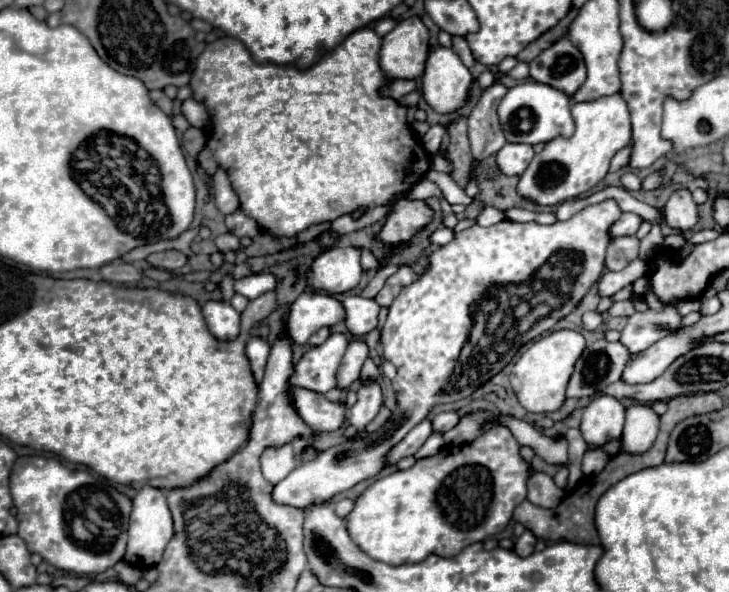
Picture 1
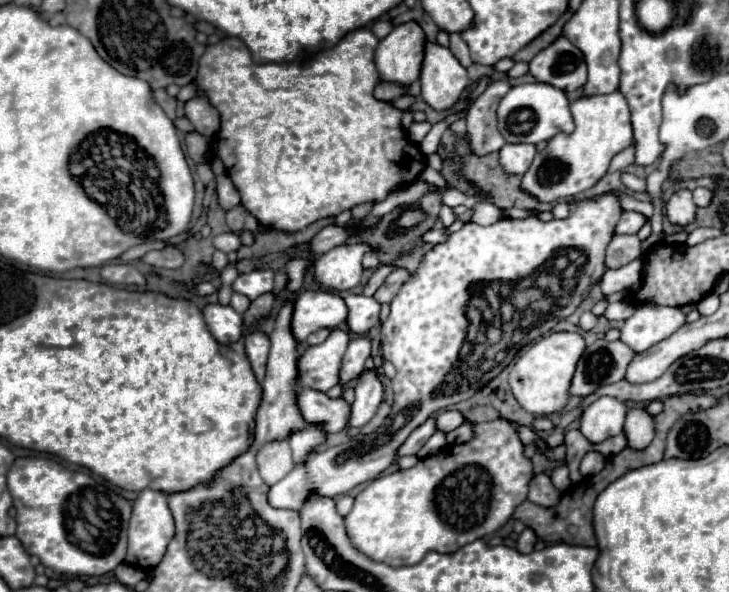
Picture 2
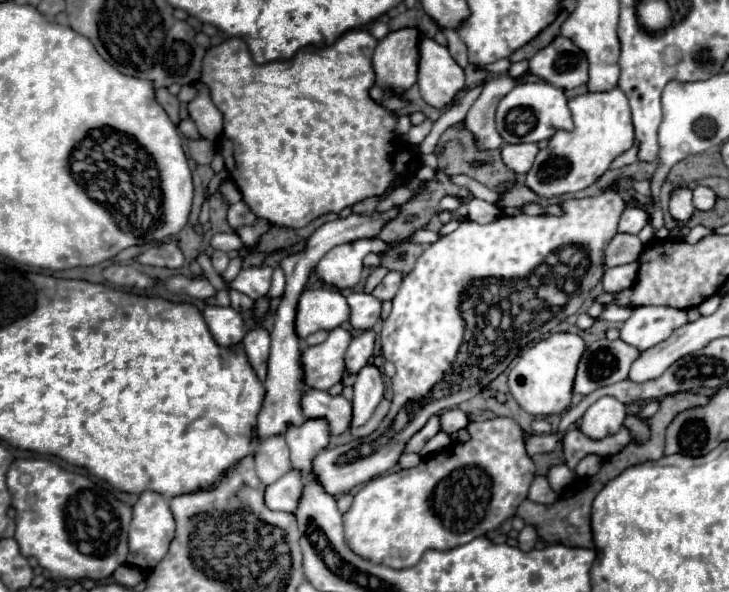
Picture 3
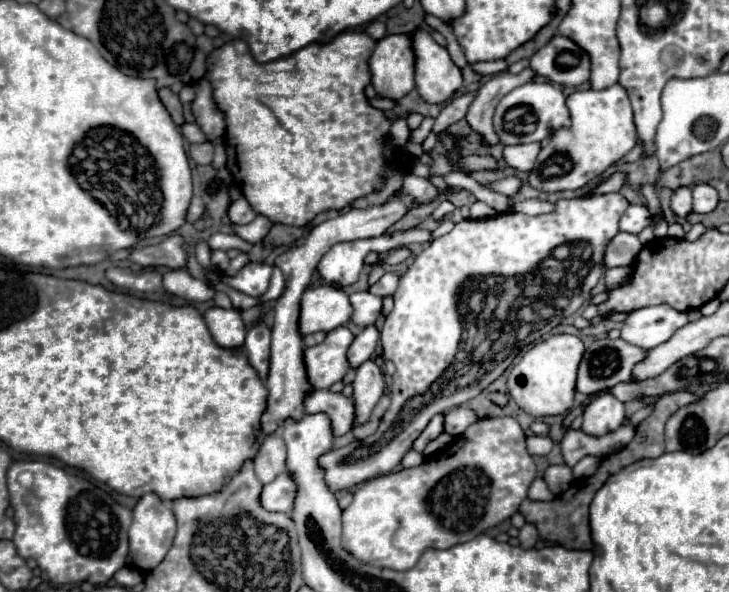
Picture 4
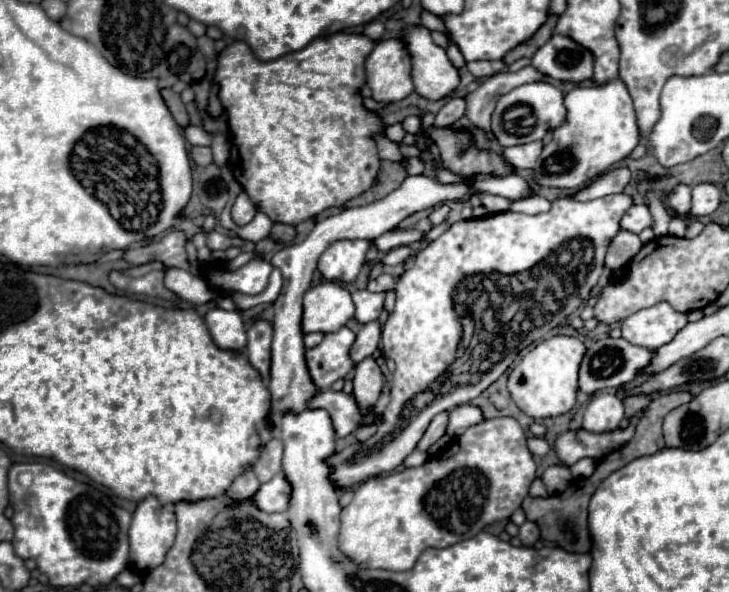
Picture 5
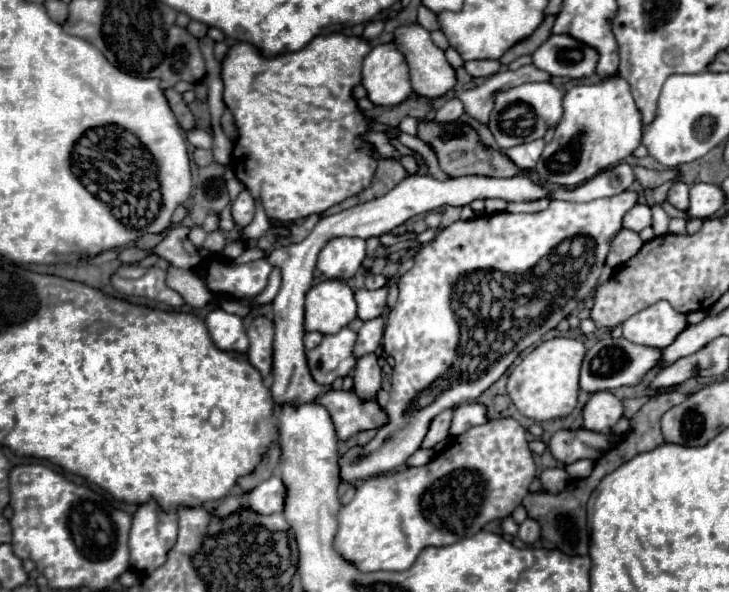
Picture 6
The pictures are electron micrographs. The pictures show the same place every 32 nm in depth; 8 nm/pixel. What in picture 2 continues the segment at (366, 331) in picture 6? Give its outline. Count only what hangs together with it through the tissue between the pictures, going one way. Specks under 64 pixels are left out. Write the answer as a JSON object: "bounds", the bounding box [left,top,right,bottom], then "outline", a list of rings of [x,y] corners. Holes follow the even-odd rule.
{"bounds":[340,336,370,386],"outline":[[[360,336],[348,344],[348,350],[344,354],[342,368],[340,368],[340,384],[342,386],[348,384],[350,380],[356,380],[362,374],[364,362],[368,356],[370,356],[370,340],[366,336]]]}

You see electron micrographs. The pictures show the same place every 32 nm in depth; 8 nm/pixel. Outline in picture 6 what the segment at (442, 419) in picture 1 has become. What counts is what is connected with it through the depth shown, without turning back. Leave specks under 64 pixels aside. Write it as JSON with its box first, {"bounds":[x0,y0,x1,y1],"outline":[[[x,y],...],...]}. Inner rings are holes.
{"bounds":[450,404,486,436],"outline":[[[462,404],[454,408],[452,424],[450,424],[450,436],[458,436],[466,432],[470,426],[478,426],[486,422],[486,408],[482,404]]]}

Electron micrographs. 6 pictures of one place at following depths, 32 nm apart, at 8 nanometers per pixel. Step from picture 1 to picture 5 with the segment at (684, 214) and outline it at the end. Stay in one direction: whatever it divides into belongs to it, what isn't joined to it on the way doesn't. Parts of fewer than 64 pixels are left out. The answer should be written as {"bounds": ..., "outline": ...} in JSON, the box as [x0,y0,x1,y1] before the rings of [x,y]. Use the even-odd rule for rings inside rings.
{"bounds":[670,184,692,216],"outline":[[[680,184],[680,186],[676,186],[676,188],[670,192],[670,208],[672,208],[678,216],[688,216],[690,204],[692,204],[690,186]]]}

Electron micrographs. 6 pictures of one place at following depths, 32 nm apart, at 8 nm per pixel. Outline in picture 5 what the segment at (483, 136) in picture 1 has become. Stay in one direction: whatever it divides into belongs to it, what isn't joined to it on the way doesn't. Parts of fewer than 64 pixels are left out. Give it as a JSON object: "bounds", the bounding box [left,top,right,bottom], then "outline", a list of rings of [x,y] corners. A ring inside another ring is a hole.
{"bounds":[466,66,542,134],"outline":[[[526,66],[520,72],[504,70],[504,72],[498,72],[494,76],[490,76],[474,92],[466,94],[466,100],[468,100],[466,116],[468,116],[468,120],[476,128],[484,130],[486,134],[492,134],[490,118],[492,118],[492,112],[494,112],[494,106],[496,106],[498,98],[508,94],[516,86],[522,86],[526,82],[536,82],[540,78],[542,78],[542,74],[538,74],[532,66]]]}

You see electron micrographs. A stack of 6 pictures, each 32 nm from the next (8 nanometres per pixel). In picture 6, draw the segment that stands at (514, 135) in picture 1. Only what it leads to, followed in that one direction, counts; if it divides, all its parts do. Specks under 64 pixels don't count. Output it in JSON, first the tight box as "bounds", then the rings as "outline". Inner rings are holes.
{"bounds":[488,82,564,150],"outline":[[[552,82],[522,84],[522,86],[516,86],[516,88],[510,88],[510,90],[498,94],[496,104],[494,104],[494,110],[492,110],[492,114],[490,114],[490,124],[488,124],[488,128],[490,128],[490,132],[494,134],[498,146],[500,146],[502,150],[506,150],[506,148],[512,148],[512,146],[518,146],[518,144],[524,144],[524,142],[532,142],[532,140],[536,140],[536,138],[542,138],[548,128],[560,124],[560,120],[562,120],[562,116],[564,116],[562,98],[564,98],[564,94],[562,94]],[[516,102],[524,102],[524,104],[532,106],[532,110],[534,110],[534,124],[532,124],[530,128],[522,128],[522,136],[512,136],[512,134],[506,134],[502,128],[498,128],[502,112],[504,112],[506,108],[510,108],[512,104],[516,104]]]}

